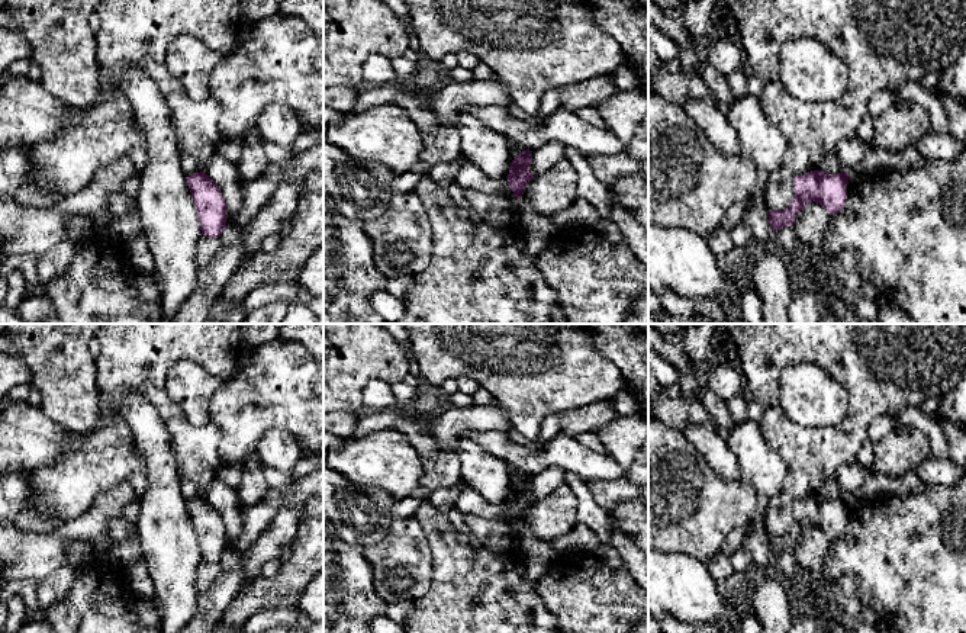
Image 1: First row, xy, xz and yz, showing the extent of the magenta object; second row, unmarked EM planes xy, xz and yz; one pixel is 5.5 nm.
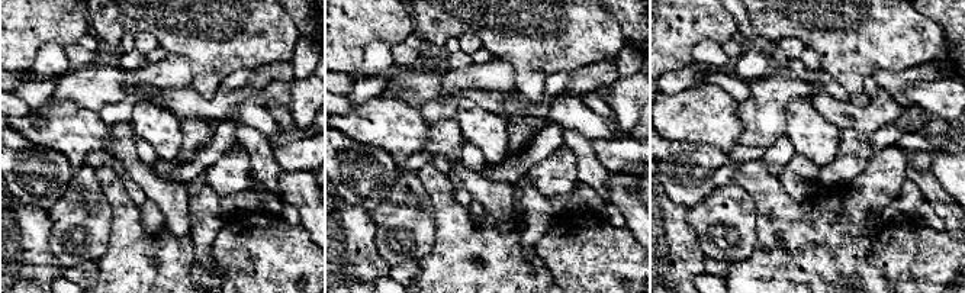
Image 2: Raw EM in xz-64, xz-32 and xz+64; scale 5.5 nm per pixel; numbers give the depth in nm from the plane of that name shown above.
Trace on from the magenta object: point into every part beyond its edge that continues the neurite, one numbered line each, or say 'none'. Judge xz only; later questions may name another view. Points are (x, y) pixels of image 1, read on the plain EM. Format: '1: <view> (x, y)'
none

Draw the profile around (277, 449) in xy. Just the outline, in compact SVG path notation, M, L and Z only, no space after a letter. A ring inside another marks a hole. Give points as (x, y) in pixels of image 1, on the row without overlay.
M273 428L263 436L257 453L264 467L273 467L283 473L290 473L303 457L296 438L278 428Z

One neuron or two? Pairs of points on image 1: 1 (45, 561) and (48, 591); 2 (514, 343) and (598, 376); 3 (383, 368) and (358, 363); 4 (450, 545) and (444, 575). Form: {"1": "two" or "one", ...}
{"1": "two", "2": "one", "3": "one", "4": "one"}

